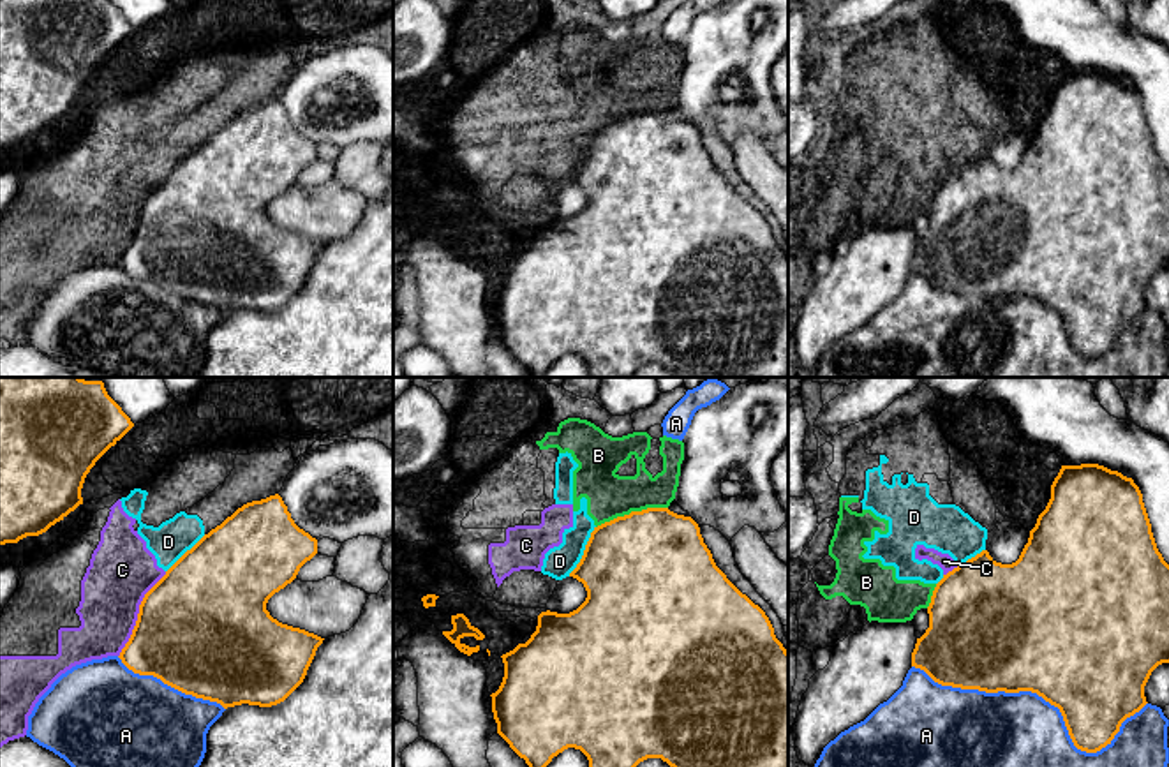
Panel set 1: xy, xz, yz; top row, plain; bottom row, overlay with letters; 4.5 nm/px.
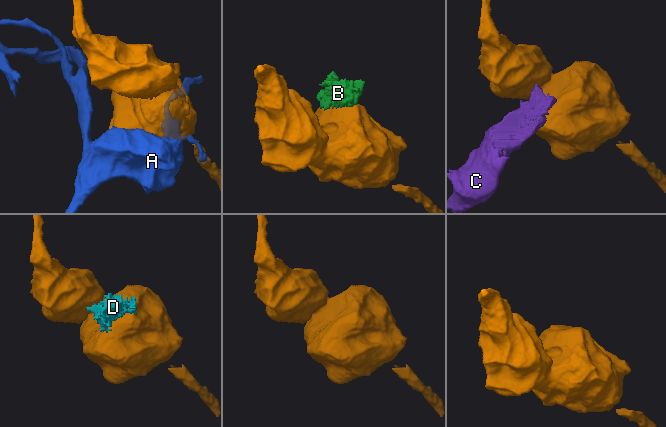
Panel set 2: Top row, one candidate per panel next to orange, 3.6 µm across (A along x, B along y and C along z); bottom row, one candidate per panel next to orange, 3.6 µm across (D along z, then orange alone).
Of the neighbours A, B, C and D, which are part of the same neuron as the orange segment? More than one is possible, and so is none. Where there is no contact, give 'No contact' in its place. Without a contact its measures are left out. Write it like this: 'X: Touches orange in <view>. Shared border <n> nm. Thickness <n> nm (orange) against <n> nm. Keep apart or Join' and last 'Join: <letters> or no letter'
A: Touches orange in yz. Shared border 1100 nm. Thickness 500 nm (orange) against 480 nm. Keep apart
B: Touches orange in xz. Shared border 340 nm. Thickness 500 nm (orange) against 200 nm. Keep apart
C: Touches orange in xy. Shared border 440 nm. Thickness 500 nm (orange) against 300 nm. Keep apart
D: Touches orange in xz. Shared border 260 nm. Thickness 500 nm (orange) against 140 nm. Keep apart
Join: no letter

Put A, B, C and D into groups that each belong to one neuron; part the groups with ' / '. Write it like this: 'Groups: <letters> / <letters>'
Groups: A / B C D

